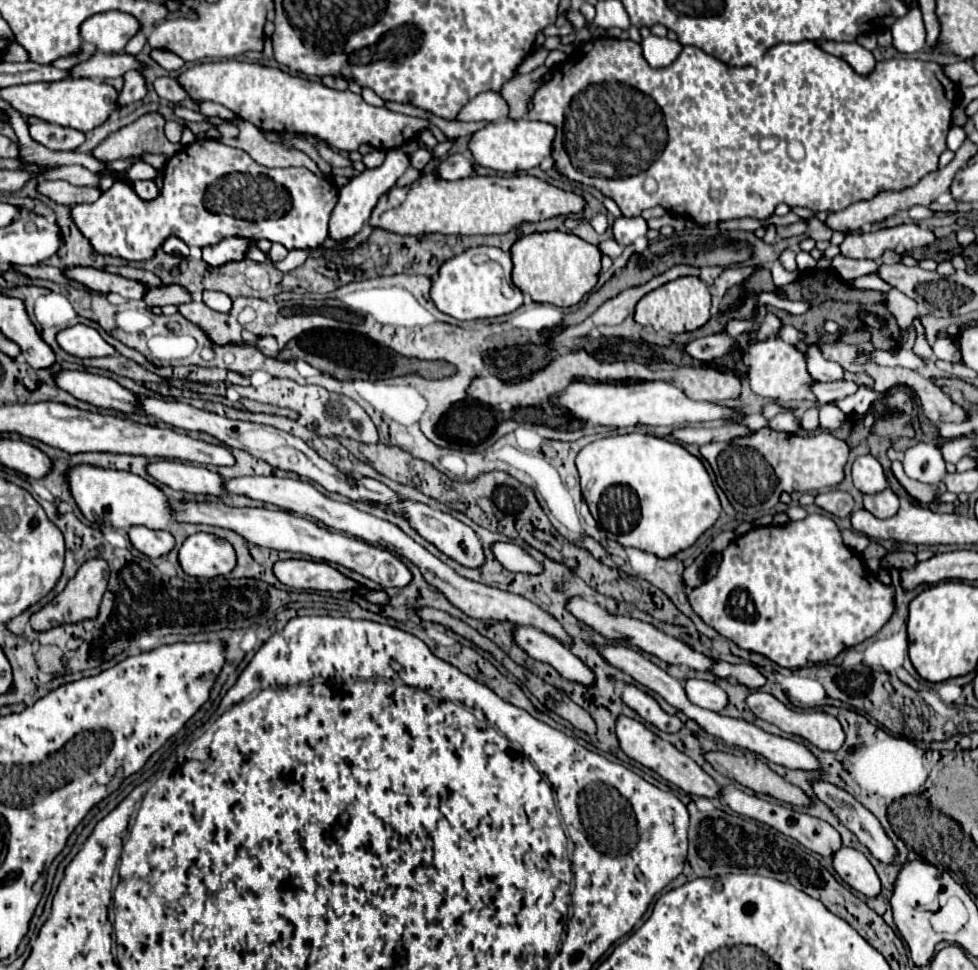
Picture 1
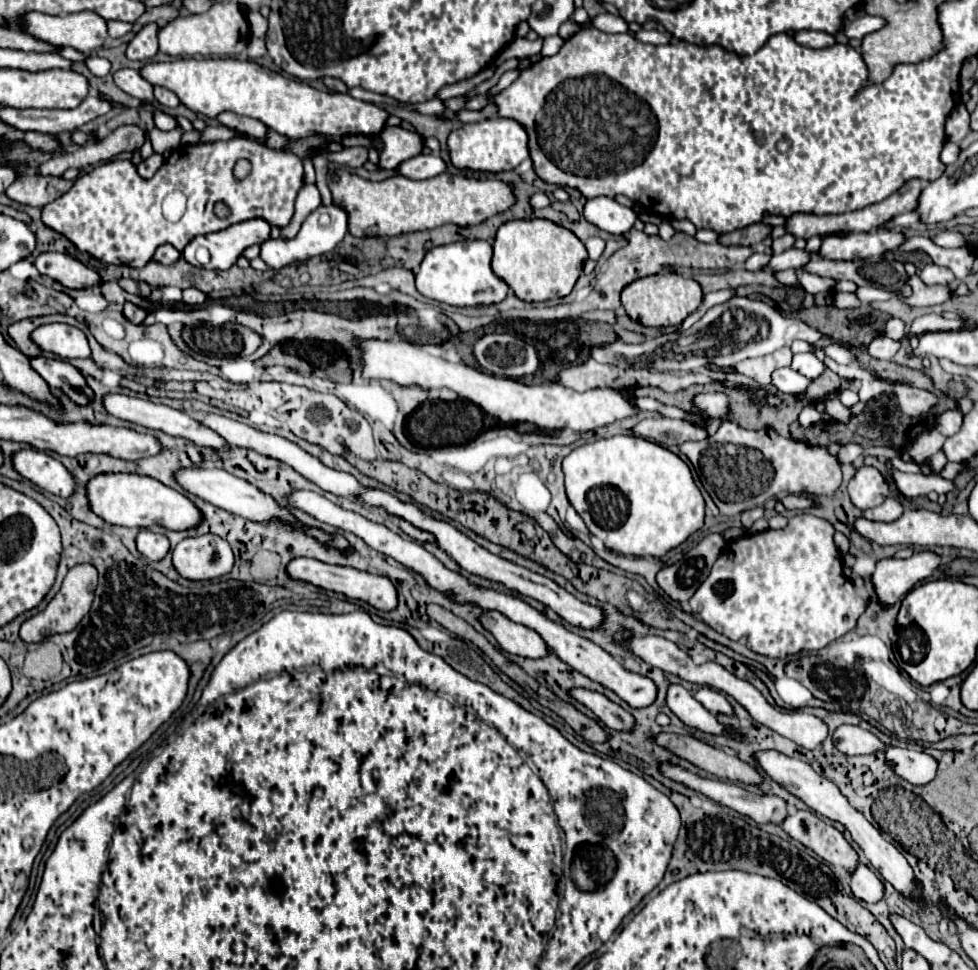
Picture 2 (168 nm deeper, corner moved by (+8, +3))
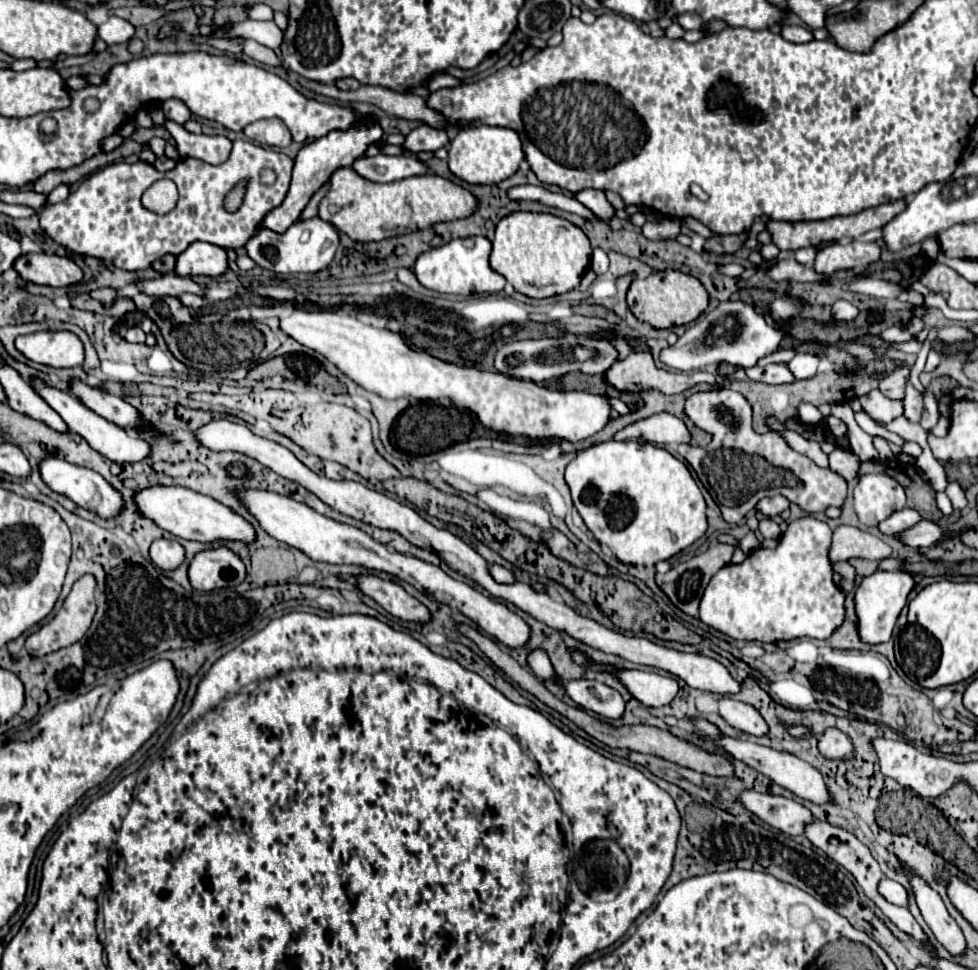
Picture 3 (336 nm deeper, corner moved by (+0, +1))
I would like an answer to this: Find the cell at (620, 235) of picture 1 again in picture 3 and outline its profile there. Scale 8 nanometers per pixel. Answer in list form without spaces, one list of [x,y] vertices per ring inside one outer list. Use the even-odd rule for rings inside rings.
[[[585,189],[585,191],[579,191],[575,195],[575,199],[579,203],[583,203],[599,221],[603,223],[609,223],[613,217],[615,217],[615,207],[607,201],[605,193],[603,191],[597,191],[597,189]]]

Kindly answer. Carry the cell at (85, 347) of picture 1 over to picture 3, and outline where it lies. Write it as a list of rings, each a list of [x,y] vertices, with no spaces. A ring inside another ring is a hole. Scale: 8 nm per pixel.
[[[39,331],[19,335],[15,347],[35,363],[51,367],[75,367],[85,359],[81,339],[71,331]]]

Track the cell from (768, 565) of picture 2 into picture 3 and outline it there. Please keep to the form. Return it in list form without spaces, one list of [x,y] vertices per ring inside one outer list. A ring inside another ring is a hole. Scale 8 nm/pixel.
[[[807,515],[791,521],[775,549],[759,547],[739,565],[725,565],[709,581],[699,619],[743,641],[793,641],[801,637],[829,639],[845,619],[847,593],[833,583],[833,563],[829,559],[833,529]]]

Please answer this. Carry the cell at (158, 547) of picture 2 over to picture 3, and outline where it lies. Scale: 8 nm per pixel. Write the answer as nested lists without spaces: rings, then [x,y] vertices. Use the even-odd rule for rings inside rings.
[[[157,539],[151,545],[151,561],[163,571],[171,571],[179,567],[185,559],[183,547],[175,539]]]

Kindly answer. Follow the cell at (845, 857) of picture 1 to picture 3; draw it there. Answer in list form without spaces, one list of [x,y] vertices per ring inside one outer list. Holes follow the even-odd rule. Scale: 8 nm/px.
[[[883,877],[879,881],[879,895],[883,895],[883,899],[887,899],[893,905],[907,907],[907,891],[897,881],[891,881],[891,879]]]

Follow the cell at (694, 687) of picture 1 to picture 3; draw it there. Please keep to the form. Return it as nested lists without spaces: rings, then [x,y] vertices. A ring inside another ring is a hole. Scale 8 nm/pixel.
[[[723,697],[719,699],[719,715],[735,729],[751,733],[751,735],[765,735],[767,733],[767,723],[763,717],[747,703]]]

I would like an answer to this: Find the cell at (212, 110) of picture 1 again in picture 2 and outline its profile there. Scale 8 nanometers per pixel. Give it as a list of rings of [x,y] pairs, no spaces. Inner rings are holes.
[[[221,113],[217,117],[217,121],[225,127],[231,127],[235,131],[239,131],[241,135],[247,135],[251,139],[257,139],[257,141],[265,141],[267,139],[267,131],[269,127],[257,119],[251,119],[251,117],[243,117],[243,115],[235,115],[235,113]]]

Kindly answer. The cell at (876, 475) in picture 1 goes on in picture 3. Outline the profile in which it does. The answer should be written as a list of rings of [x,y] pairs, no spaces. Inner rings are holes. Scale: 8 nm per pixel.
[[[873,473],[863,475],[855,487],[855,513],[861,523],[865,525],[877,525],[879,521],[887,519],[893,511],[899,511],[905,507],[905,491],[903,487],[885,473]]]

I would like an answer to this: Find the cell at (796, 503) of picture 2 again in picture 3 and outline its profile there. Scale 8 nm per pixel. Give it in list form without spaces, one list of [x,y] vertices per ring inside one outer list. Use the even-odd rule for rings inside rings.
[[[783,495],[767,497],[767,499],[759,501],[757,509],[767,517],[775,517],[775,515],[781,515],[785,509],[789,509],[789,499],[783,499]]]

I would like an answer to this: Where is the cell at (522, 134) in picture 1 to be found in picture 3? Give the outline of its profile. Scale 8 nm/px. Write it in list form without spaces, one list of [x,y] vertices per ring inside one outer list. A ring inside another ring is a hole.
[[[469,127],[461,129],[457,137],[449,143],[449,169],[453,175],[467,183],[501,183],[507,177],[511,177],[517,169],[519,163],[525,159],[521,139],[517,131],[511,131],[507,127]]]

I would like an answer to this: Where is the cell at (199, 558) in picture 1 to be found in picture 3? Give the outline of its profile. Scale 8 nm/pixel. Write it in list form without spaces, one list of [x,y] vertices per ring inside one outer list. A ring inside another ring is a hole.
[[[227,547],[205,549],[193,555],[189,563],[189,581],[199,591],[235,587],[245,579],[245,565]]]

